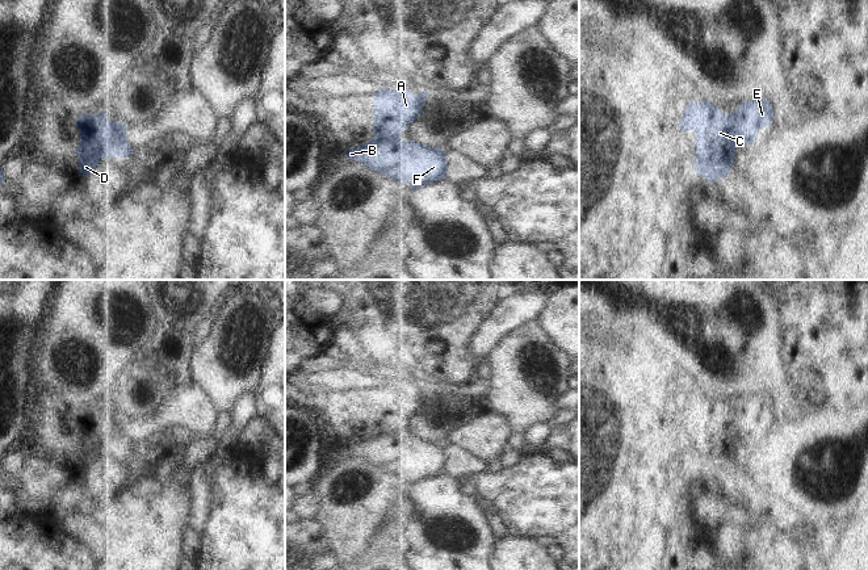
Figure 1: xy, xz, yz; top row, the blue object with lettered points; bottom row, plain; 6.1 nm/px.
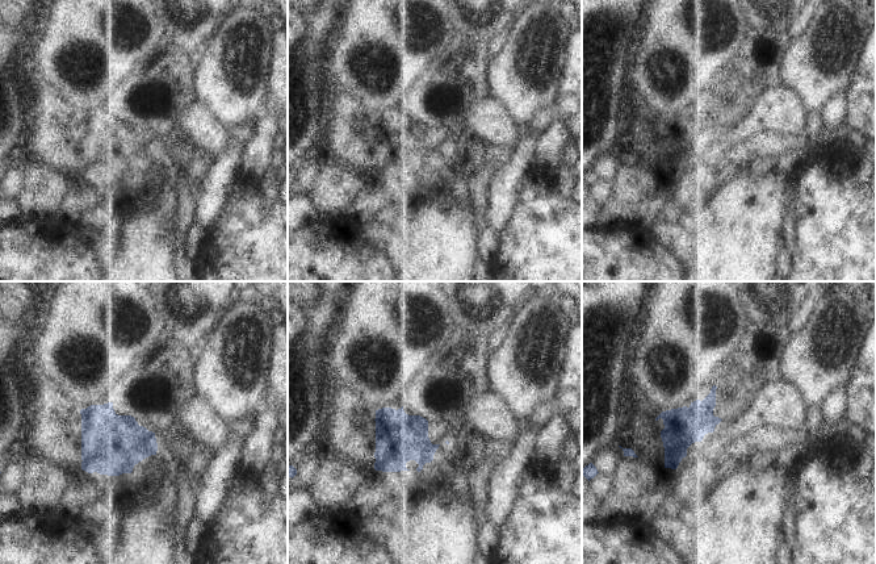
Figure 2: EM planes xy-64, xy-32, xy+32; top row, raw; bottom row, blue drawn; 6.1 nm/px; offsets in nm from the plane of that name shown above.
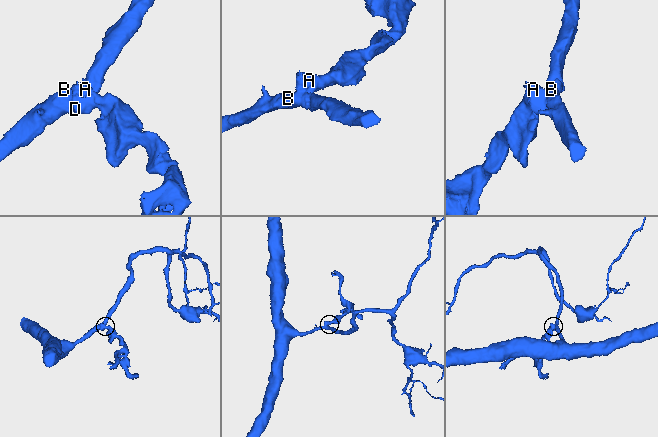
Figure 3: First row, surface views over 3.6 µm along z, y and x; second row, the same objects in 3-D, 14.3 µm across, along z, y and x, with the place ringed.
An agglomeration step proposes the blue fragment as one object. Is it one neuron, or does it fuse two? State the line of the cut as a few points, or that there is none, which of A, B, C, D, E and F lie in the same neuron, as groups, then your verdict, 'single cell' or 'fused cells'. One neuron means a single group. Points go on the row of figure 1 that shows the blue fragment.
cut xy (104, 114), (100, 118), (93, 114), (88, 126), (78, 128); groups A C D / B E F; fused cells

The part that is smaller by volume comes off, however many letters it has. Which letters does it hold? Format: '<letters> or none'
A, C, D

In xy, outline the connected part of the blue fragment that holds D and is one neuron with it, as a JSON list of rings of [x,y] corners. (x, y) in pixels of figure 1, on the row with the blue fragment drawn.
[[[96,114],[91,120],[89,127],[77,127],[80,131],[77,171],[87,176],[93,172],[93,168],[104,158],[114,158],[117,155],[127,158],[134,152],[127,142],[126,123],[112,122],[105,116],[97,120]]]

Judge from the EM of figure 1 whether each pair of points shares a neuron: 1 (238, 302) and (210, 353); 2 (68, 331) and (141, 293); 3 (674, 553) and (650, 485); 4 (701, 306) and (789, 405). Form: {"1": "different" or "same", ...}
{"1": "same", "2": "same", "3": "different", "4": "same"}

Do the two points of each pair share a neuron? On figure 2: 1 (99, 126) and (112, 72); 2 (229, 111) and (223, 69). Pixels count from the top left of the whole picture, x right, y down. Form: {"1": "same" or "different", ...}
{"1": "different", "2": "same"}

